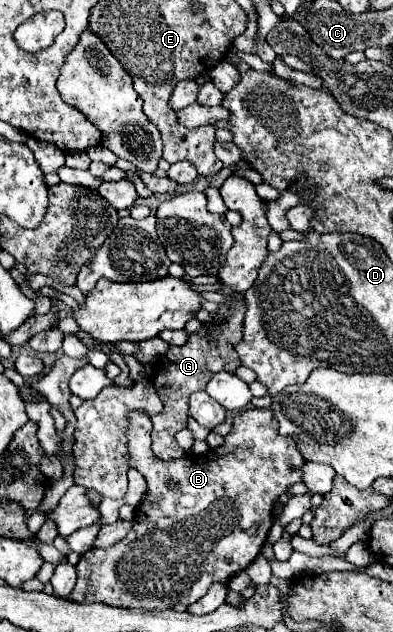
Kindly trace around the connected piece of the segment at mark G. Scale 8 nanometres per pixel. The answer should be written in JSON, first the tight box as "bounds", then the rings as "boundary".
{"bounds":[152,286,246,462],"boundary":[[[224,286],[222,294],[226,302],[216,312],[218,318],[224,320],[222,326],[208,326],[202,334],[190,334],[188,342],[184,346],[170,346],[168,354],[162,358],[162,362],[156,366],[156,374],[152,376],[152,384],[158,392],[158,396],[164,402],[164,410],[158,416],[152,416],[152,452],[156,458],[162,458],[164,462],[182,458],[186,452],[176,442],[176,432],[186,426],[188,420],[188,398],[194,392],[200,392],[206,388],[208,378],[220,370],[234,372],[240,366],[238,354],[234,350],[234,344],[242,340],[242,320],[246,312],[246,302],[234,302],[230,298],[230,288]]]}

